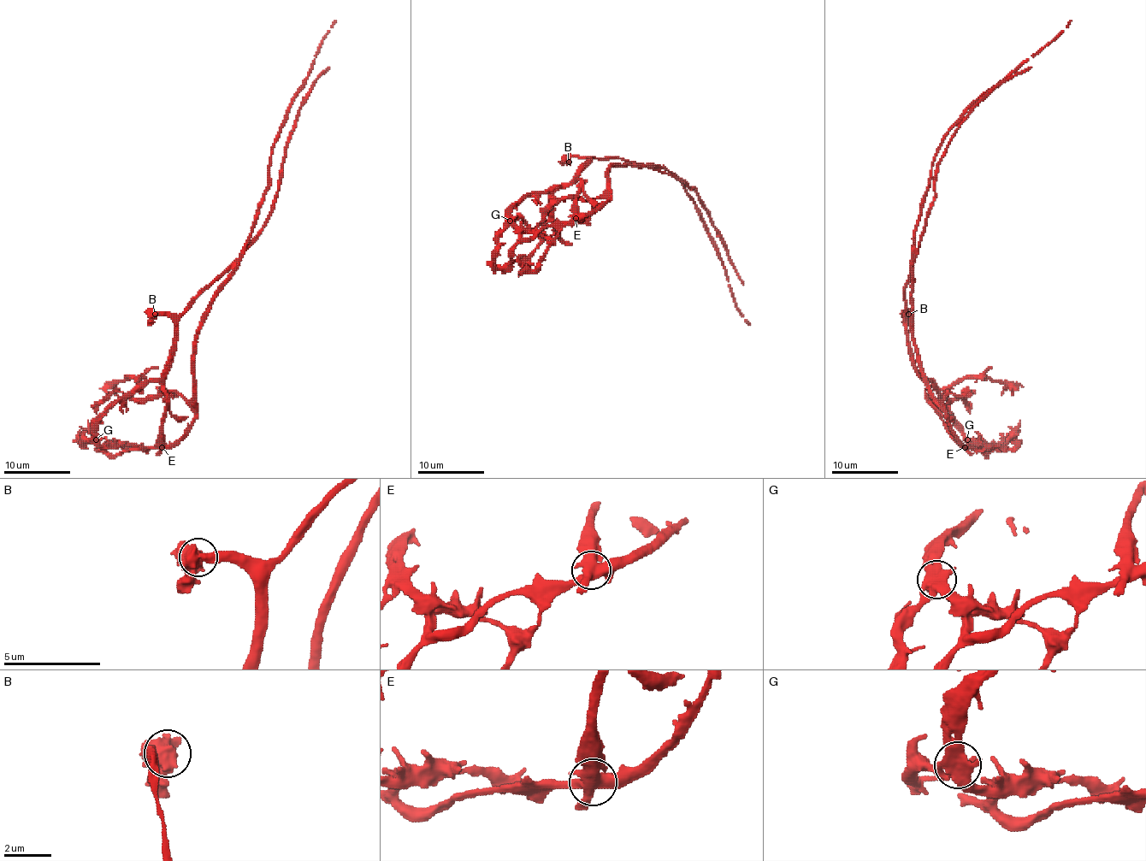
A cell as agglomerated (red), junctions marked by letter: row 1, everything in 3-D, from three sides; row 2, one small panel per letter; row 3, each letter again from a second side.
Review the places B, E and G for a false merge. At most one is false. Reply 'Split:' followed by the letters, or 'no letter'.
Split: E

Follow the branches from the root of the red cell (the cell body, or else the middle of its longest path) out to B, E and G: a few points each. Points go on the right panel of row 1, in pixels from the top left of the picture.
B: (915, 260), (905, 288), (903, 315), (908, 314)
E: (915, 260), (912, 268), (912, 333), (917, 360), (930, 397), (943, 410), (952, 433), (965, 446)
G: (915, 260), (905, 288), (905, 333), (912, 363), (936, 386), (940, 403), (966, 440)

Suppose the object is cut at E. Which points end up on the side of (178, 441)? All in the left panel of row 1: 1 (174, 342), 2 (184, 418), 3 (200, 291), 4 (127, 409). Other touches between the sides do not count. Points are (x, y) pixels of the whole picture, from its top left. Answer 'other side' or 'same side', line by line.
1: other side
2: other side
3: other side
4: other side

